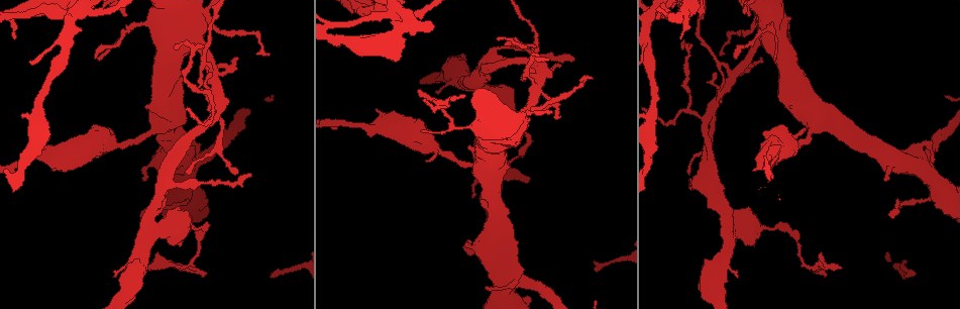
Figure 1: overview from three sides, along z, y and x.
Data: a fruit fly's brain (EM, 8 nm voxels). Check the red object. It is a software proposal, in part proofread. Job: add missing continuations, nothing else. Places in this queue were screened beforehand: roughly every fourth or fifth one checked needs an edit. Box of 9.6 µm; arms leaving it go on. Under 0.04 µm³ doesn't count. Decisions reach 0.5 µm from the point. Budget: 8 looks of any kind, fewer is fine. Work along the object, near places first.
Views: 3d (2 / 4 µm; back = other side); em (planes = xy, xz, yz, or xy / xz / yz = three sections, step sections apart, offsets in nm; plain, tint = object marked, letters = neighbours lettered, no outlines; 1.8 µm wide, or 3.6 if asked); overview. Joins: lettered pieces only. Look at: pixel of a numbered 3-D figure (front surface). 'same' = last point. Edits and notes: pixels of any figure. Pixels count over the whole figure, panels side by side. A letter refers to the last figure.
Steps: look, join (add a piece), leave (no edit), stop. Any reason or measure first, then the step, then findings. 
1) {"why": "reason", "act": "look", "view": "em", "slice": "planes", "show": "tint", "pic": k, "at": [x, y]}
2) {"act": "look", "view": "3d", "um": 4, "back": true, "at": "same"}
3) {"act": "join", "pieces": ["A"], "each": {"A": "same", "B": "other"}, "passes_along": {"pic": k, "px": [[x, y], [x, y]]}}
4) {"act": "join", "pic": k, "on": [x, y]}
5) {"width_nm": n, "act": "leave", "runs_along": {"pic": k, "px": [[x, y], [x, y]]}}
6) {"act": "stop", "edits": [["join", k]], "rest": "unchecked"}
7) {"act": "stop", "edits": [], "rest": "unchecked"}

{"why": "free end", "act": "look", "view": "3d", "um": 2, "pic": 1, "at": [681, 36]}

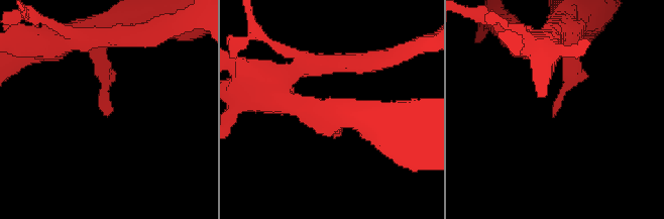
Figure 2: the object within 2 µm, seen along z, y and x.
{"act": "look", "view": "em", "slice": "planes", "show": "tint", "pic": 2, "at": [107, 113]}

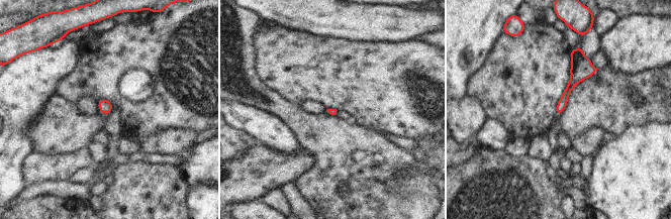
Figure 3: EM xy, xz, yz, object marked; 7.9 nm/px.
{"why": "see the neighbours", "act": "look", "view": "em", "slice": "planes", "show": "letters", "at": "same"}

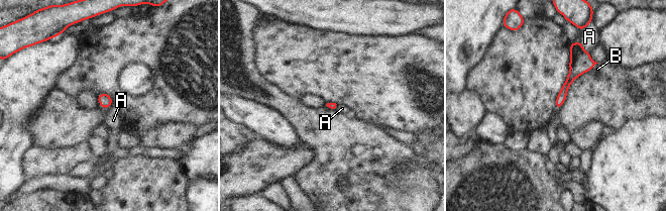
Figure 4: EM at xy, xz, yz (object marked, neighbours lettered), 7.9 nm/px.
{"longest_contact_nm": ["A", 140], "act": "join", "pieces": ["B"], "each": {"A": "other", "B": "same"}, "found": "it goes on there"}

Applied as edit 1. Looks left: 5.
{"act": "look", "view": "overview"}

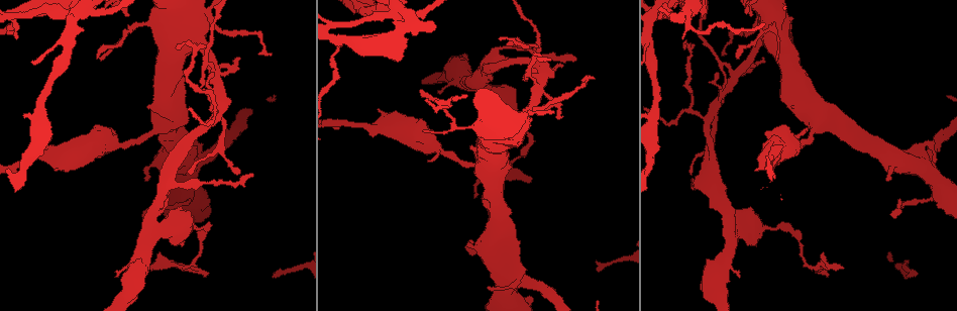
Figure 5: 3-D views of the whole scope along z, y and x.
{"act": "look", "view": "3d", "um": 2, "back": true, "pic": 5, "at": [685, 48]}

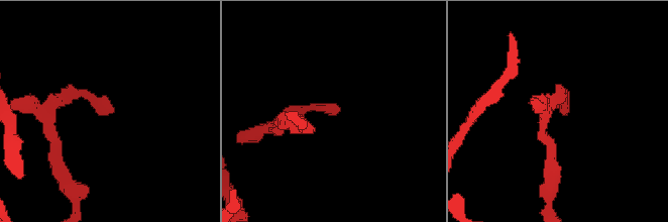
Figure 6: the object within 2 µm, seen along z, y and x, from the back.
{"why": "shape alone is not enough", "act": "look", "view": "em", "slice": "planes", "show": "letters", "pic": 6, "at": [111, 107]}

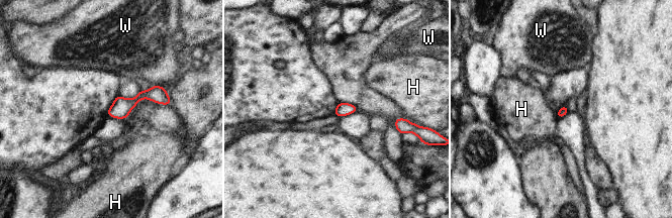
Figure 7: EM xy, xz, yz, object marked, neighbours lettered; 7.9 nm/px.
{"act": "leave", "each": {"H": "other", "W": "other"}, "found": "none of them fits"}

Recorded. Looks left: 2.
{"why": "tapers out", "act": "look", "view": "em", "slice": "planes", "show": "letters", "pic": 5, "at": [142, 215]}

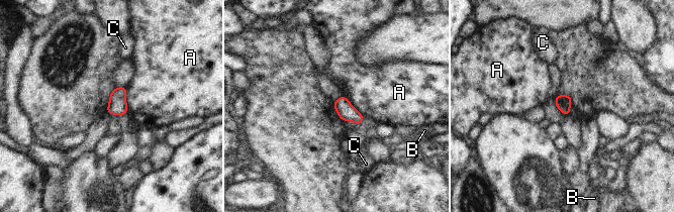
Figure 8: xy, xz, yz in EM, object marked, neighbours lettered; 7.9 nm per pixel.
{"width_nm": 120, "act": "leave", "each": {"A": "other", "B": "other", "C": "other"}, "border": {"pic": 8, "px": [[124, 87], [127, 113]]}, "found": "no lettered piece goes on from it"}

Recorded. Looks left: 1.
{"act": "stop", "edits": [["join", 4]], "rest": "unchecked"}

